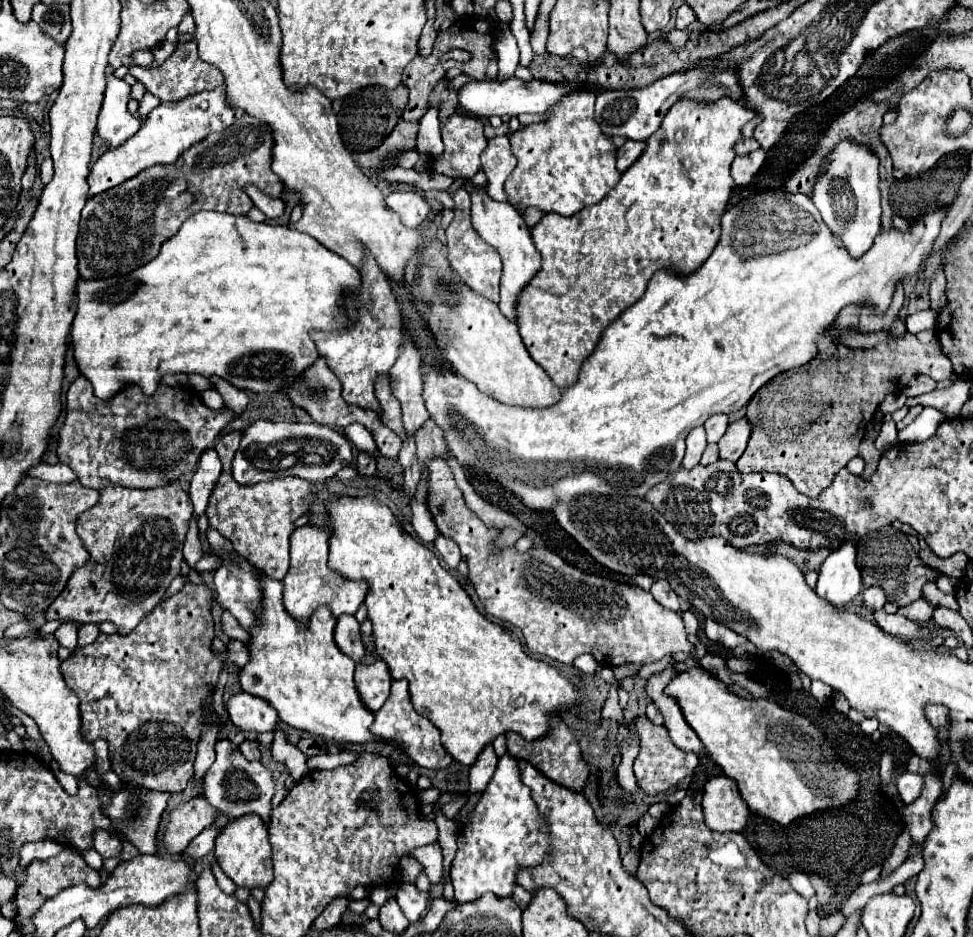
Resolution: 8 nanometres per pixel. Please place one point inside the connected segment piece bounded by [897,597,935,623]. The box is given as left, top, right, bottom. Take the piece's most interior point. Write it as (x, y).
(921, 610)

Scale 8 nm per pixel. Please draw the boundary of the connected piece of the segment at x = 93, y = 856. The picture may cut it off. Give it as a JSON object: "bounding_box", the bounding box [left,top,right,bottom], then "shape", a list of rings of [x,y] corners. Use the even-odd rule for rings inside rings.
{"bounding_box":[79,849,103,869],"shape":[[[89,849],[89,851],[81,851],[79,853],[83,859],[85,859],[85,863],[89,865],[89,867],[93,867],[93,869],[101,869],[101,865],[103,865],[103,857],[95,851],[95,849]]]}

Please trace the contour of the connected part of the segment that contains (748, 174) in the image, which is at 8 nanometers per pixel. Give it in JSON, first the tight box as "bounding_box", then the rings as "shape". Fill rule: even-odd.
{"bounding_box":[731,149,767,187],"shape":[[[757,149],[745,157],[737,157],[733,161],[733,167],[731,167],[731,175],[733,175],[733,181],[737,187],[747,187],[753,183],[753,177],[755,173],[761,169],[761,165],[765,163],[767,159],[767,153],[763,149]]]}

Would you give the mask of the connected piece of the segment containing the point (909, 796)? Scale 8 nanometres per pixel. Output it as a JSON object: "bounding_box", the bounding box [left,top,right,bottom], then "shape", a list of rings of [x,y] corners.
{"bounding_box":[897,773,923,804],"shape":[[[903,773],[897,781],[897,789],[904,804],[911,804],[921,795],[921,787],[923,787],[923,777],[915,775],[915,773]]]}

